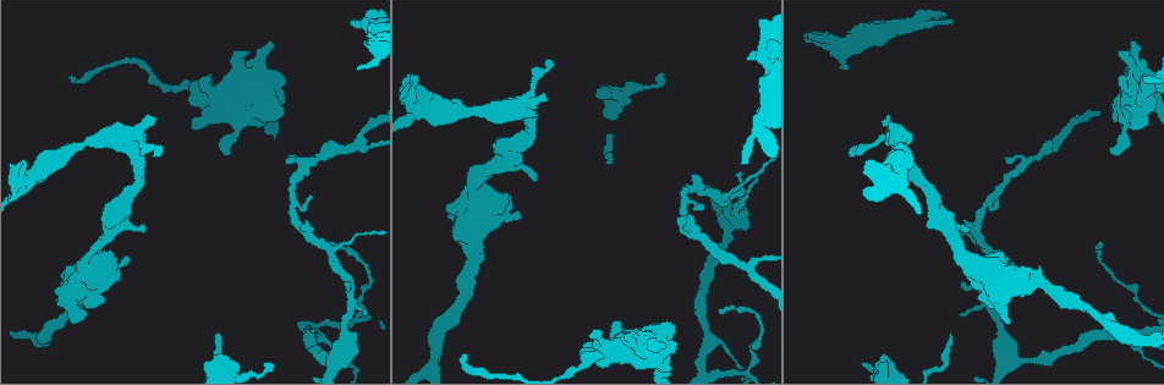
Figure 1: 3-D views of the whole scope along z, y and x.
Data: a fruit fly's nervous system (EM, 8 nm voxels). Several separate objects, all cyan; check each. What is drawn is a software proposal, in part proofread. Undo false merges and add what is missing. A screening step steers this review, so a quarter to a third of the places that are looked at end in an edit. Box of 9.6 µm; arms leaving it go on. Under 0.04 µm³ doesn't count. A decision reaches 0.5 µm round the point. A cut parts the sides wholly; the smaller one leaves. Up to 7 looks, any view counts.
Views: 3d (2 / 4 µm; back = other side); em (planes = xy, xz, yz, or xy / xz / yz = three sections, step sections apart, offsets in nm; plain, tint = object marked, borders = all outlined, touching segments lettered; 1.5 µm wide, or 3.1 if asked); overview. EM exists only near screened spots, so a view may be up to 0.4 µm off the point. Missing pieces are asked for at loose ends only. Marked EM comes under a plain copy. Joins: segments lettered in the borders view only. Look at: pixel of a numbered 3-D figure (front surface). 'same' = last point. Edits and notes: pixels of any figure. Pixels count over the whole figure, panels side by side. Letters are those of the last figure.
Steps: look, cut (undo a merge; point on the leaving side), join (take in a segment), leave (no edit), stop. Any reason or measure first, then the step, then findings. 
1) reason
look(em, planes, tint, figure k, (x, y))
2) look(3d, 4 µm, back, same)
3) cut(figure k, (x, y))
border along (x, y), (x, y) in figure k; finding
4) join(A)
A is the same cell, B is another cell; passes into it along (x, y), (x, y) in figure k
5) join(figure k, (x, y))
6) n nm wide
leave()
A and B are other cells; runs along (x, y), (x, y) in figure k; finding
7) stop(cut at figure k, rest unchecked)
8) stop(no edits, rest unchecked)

free end
look(em, planes, tint, figure 1, (677, 216))

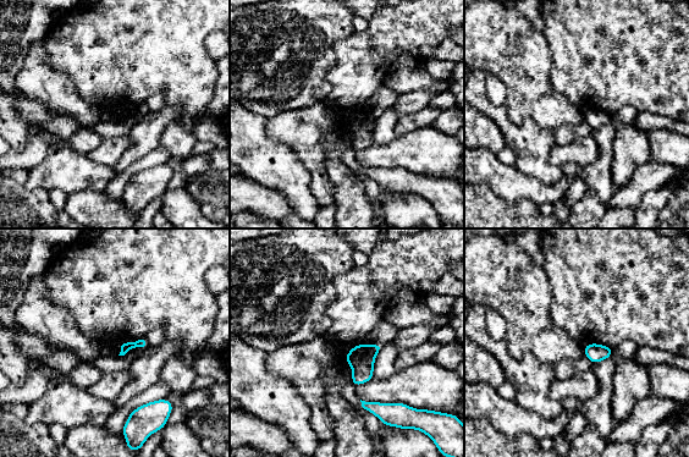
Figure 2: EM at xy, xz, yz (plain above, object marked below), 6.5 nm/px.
what lies round it
look(em, planes, borders, same)

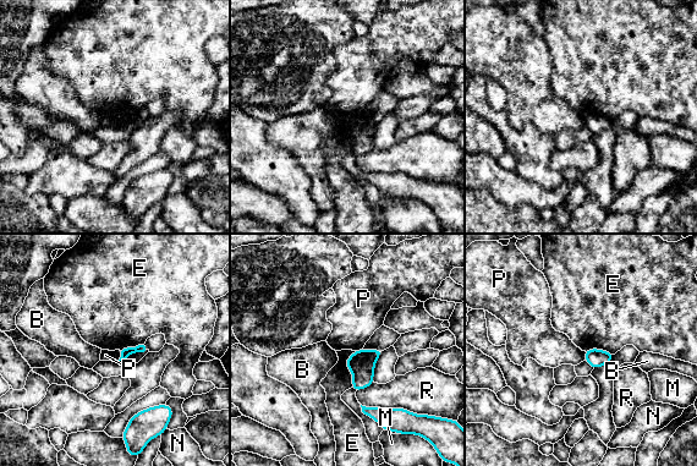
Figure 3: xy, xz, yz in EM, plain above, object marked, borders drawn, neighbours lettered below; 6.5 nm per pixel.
leave()
B, E, M, N, P and R are other cells; border along (118, 350), (119, 360) in figure 3; none of them fits

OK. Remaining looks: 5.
free end
look(3d, 2 µm, figure 1, (951, 18))

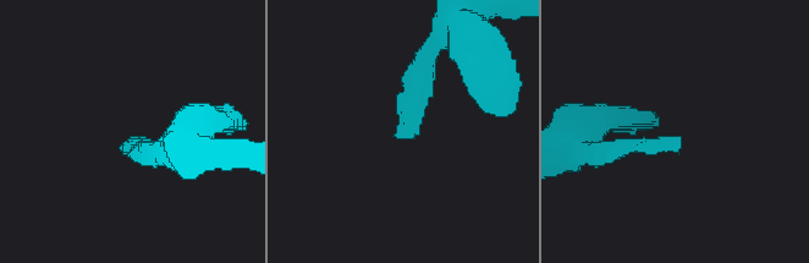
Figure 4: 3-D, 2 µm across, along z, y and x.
need the tissue
look(em, planes, borders, figure 4, (411, 137))

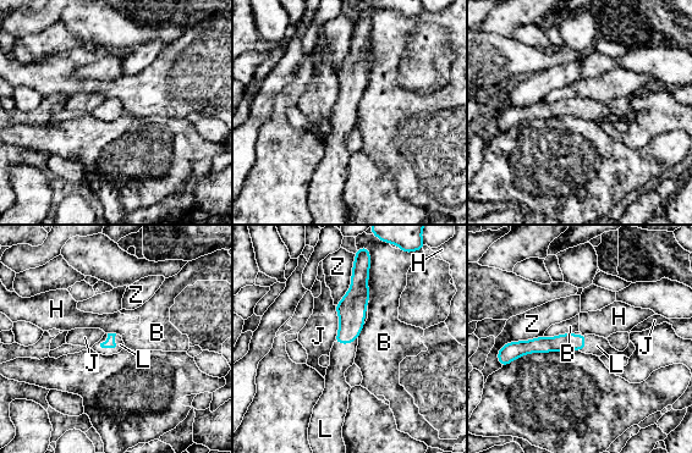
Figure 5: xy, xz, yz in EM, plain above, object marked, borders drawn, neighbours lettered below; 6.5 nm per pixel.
join(L)
L is the same cell, B, H, J and Z are other cells; passes into it along (110, 341), (113, 347), (120, 344) in figure 5; it goes on there

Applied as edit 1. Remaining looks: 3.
stop(join at figure 5, rest unchecked)

